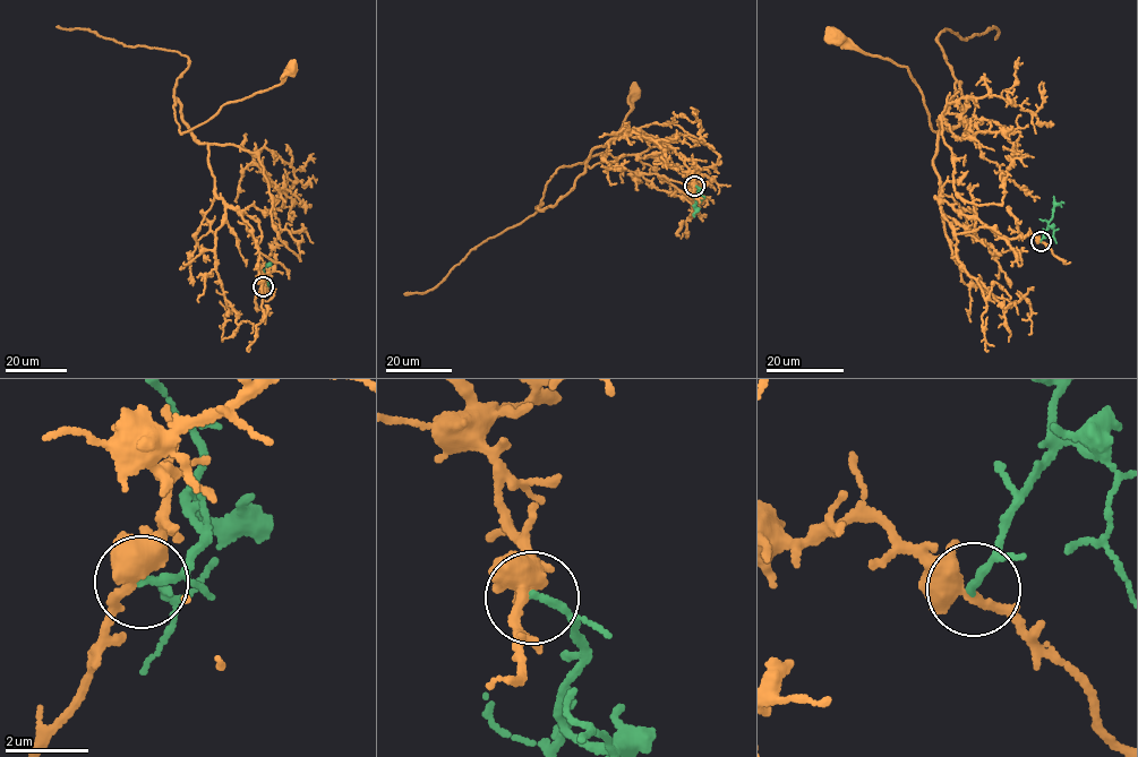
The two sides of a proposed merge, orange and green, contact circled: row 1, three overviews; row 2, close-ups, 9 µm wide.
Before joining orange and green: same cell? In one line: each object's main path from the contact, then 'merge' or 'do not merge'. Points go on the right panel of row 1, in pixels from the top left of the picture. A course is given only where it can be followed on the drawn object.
orange runs (1041, 241), (939, 200), (938, 135), (965, 103), (957, 83), (937, 132), (907, 68), (835, 37); green runs (1041, 241), (1053, 206), (1063, 203); do not merge

